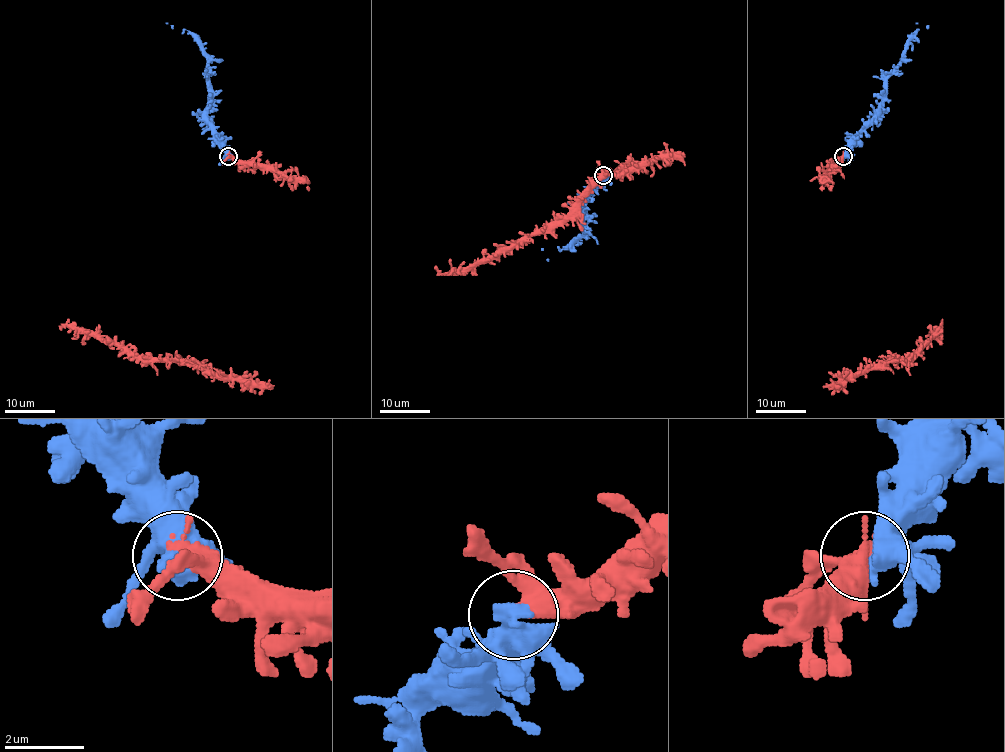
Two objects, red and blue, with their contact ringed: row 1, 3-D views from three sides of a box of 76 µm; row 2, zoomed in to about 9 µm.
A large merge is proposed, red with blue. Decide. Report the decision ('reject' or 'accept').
accept

